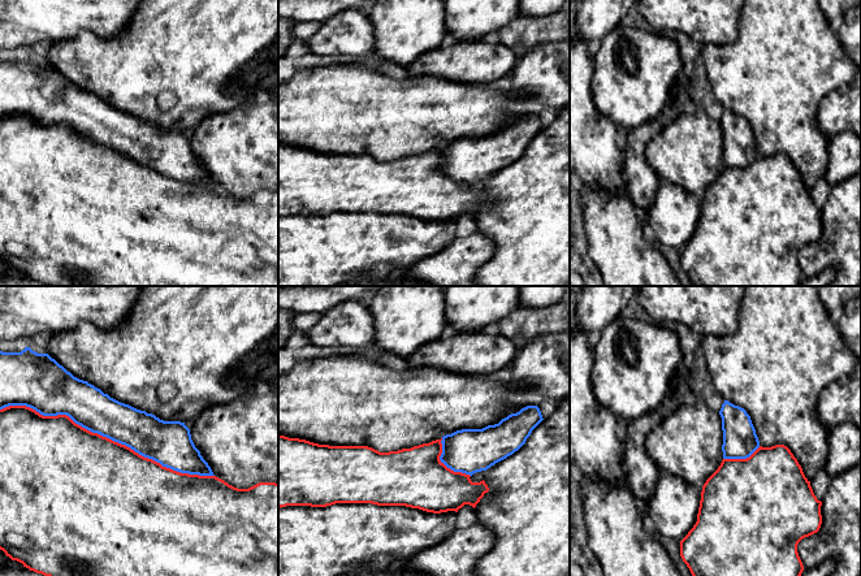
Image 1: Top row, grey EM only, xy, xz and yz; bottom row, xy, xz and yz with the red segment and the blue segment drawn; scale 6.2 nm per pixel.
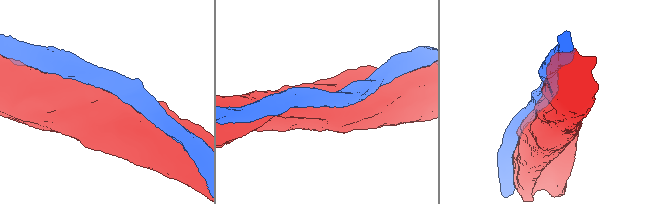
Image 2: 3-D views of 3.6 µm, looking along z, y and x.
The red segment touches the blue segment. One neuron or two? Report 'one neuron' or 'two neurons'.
one neuron

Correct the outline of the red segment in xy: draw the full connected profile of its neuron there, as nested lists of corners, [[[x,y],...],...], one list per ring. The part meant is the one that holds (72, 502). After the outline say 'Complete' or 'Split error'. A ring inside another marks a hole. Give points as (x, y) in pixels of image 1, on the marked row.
[[[25,347],[21,352],[0,351],[0,550],[12,560],[44,576],[278,576],[278,484],[259,482],[248,489],[234,488],[213,475],[195,447],[185,423],[164,421],[111,398],[87,381],[74,377],[48,354],[38,354],[30,347]]]. Split error

